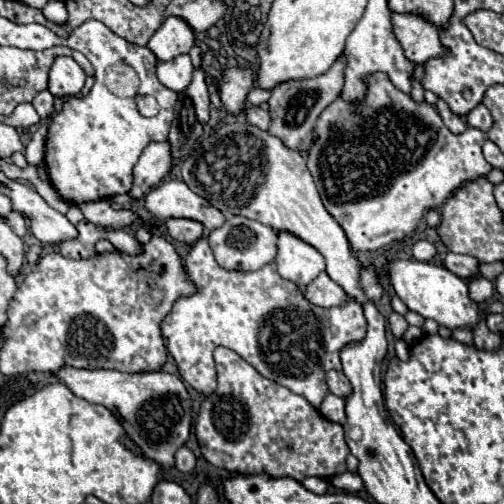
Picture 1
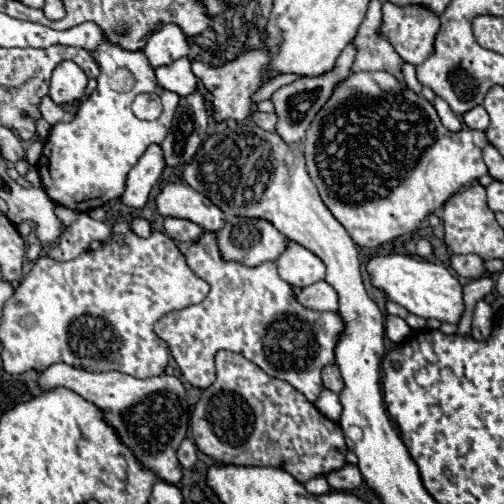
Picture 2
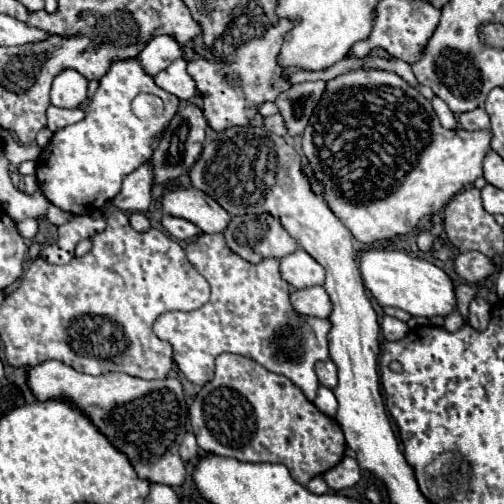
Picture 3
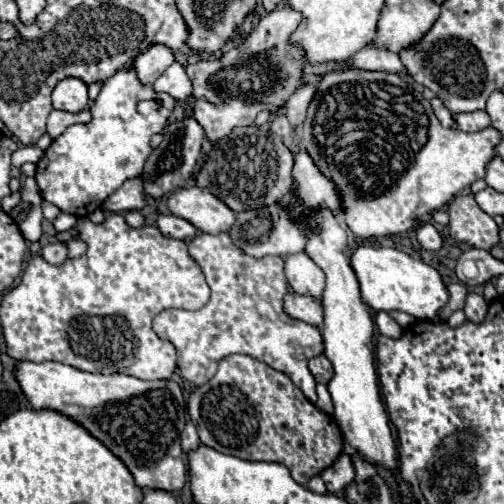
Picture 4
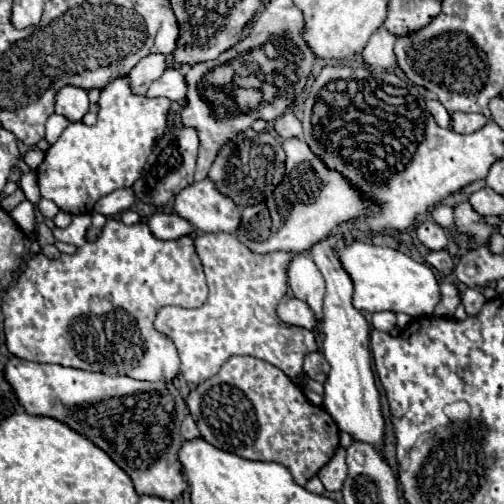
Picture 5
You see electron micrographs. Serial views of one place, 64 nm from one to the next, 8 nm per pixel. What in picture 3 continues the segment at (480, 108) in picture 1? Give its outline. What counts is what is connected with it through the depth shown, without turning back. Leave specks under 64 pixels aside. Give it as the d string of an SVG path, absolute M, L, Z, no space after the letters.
M476 108L472 112L464 112L458 116L460 128L464 130L486 130L490 128L490 118L484 108Z

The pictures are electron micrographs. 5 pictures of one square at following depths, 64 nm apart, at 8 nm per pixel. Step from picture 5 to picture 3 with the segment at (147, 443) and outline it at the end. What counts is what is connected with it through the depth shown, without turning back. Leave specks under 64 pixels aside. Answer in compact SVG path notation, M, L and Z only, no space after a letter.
M48 360L44 364L28 366L28 388L38 402L44 400L64 400L80 410L90 422L104 434L110 444L120 450L128 462L134 466L136 474L150 484L166 484L176 488L186 478L184 460L180 460L178 448L186 434L186 404L182 384L176 378L164 380L142 380L122 372L108 372L102 376L90 376L76 372L58 360Z

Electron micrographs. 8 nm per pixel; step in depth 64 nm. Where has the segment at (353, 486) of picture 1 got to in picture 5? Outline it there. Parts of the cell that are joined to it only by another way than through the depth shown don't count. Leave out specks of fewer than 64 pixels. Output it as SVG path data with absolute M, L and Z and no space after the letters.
M340 446L334 452L332 460L328 464L324 464L324 468L320 468L320 472L318 472L318 478L322 480L322 484L328 492L338 492L346 480L348 468L346 468L344 458L346 458L346 450Z

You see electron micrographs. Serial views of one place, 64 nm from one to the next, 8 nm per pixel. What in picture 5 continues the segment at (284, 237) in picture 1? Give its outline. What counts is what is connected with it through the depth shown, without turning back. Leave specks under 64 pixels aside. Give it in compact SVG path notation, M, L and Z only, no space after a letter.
M294 256L288 266L288 284L298 300L304 300L316 316L316 336L322 340L322 302L324 302L324 278L308 256Z

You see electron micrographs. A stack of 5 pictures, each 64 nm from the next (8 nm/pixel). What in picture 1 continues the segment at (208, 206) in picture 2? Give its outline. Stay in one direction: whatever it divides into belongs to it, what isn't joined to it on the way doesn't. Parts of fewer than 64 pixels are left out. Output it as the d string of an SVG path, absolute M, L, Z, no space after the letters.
M170 180L152 188L146 194L144 202L146 202L146 208L158 220L190 218L204 224L204 228L208 230L216 230L224 224L224 214L212 204L208 204L208 200L194 194L180 180Z

